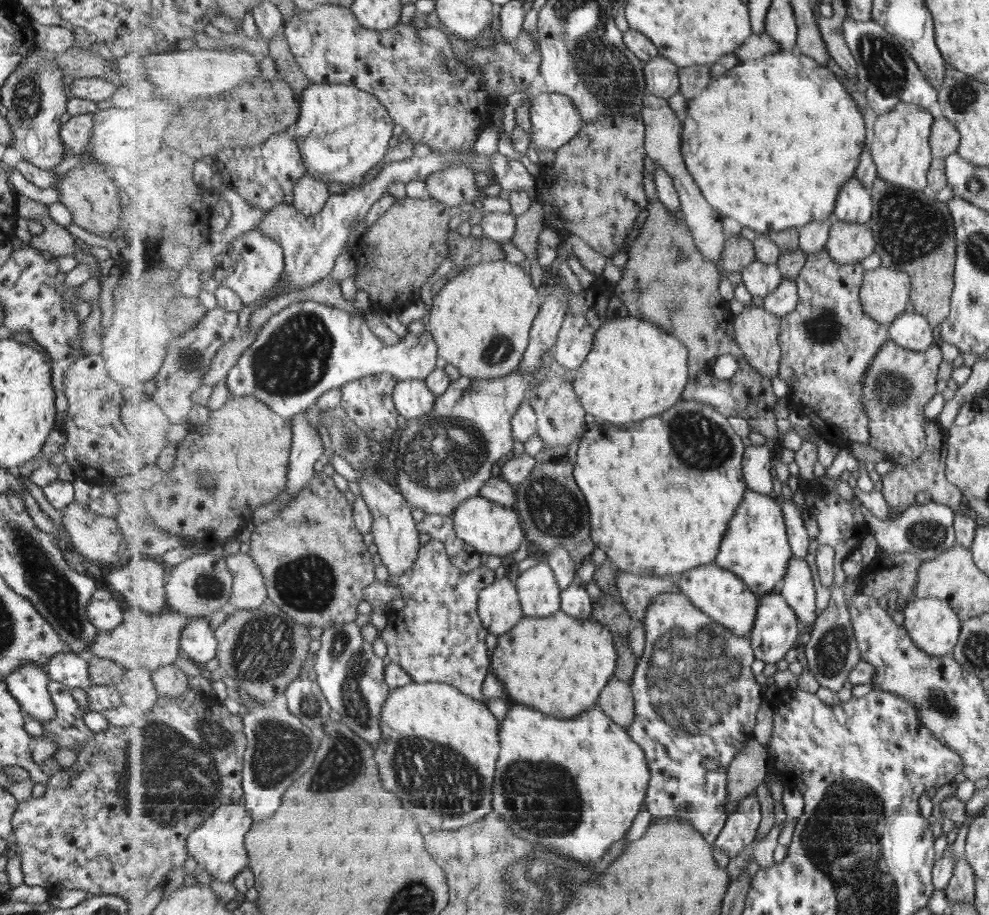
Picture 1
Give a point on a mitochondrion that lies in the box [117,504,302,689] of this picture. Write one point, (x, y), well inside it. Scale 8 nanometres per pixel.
(264, 649)

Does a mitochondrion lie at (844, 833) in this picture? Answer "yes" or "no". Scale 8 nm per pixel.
yes

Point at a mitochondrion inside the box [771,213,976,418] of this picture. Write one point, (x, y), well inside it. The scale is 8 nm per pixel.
(894, 388)

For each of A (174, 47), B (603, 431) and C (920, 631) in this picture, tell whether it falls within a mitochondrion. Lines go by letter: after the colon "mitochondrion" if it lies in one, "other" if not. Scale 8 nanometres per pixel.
A: other
B: other
C: other

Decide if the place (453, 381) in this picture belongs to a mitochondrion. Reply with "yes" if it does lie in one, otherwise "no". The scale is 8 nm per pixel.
no

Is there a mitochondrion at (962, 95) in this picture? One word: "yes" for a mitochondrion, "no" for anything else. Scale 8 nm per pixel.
yes

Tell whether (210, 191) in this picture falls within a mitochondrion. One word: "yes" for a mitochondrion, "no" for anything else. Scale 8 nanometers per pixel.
no

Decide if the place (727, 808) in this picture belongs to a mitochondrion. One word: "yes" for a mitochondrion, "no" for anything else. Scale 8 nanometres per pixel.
no

